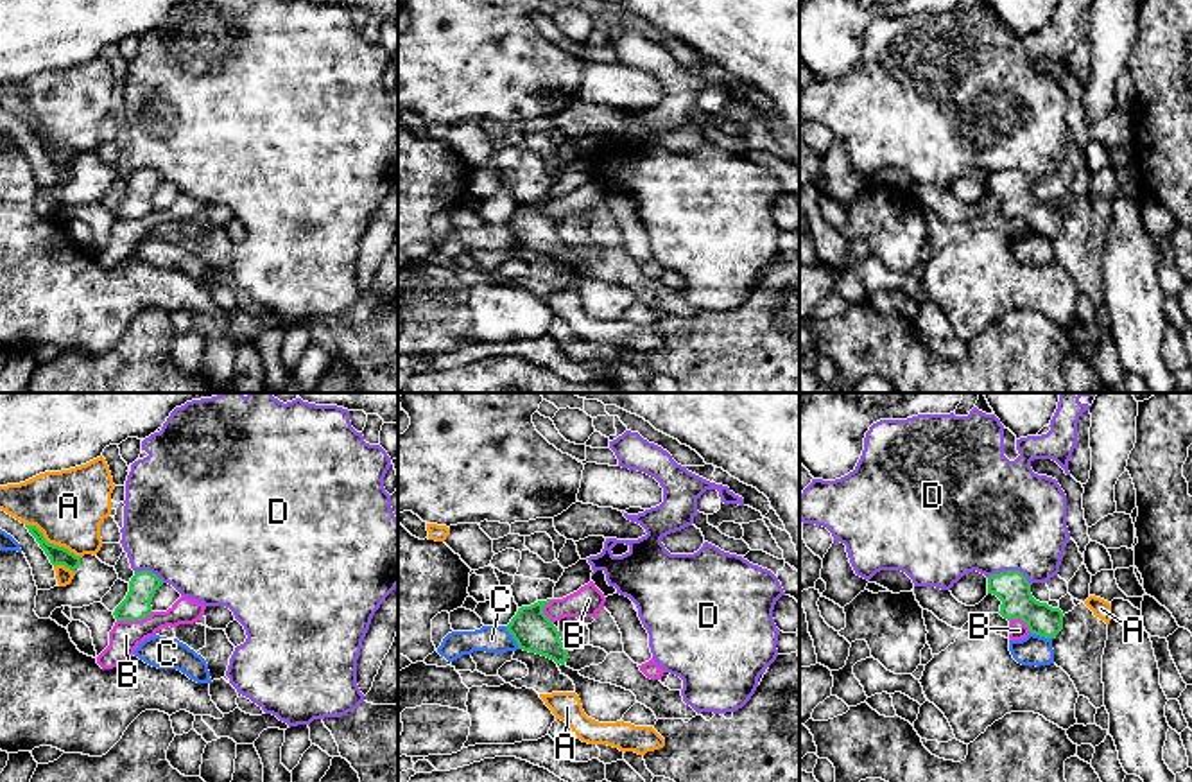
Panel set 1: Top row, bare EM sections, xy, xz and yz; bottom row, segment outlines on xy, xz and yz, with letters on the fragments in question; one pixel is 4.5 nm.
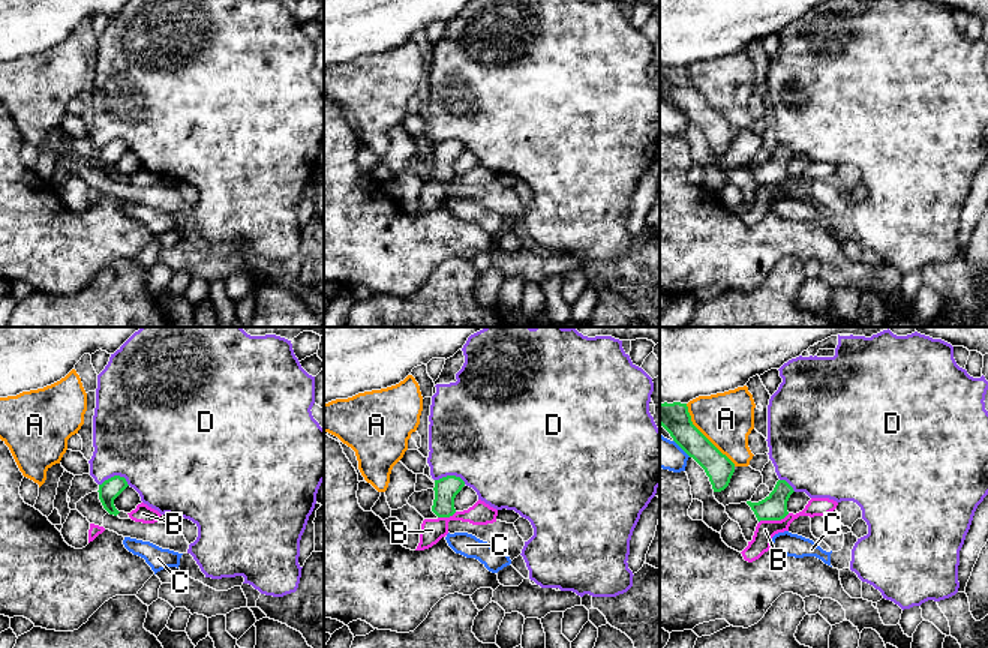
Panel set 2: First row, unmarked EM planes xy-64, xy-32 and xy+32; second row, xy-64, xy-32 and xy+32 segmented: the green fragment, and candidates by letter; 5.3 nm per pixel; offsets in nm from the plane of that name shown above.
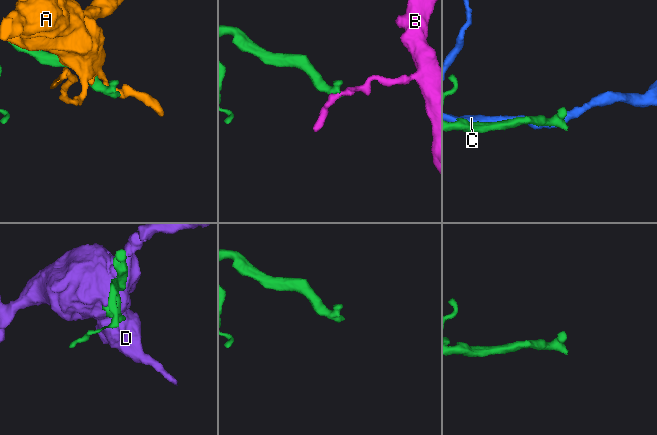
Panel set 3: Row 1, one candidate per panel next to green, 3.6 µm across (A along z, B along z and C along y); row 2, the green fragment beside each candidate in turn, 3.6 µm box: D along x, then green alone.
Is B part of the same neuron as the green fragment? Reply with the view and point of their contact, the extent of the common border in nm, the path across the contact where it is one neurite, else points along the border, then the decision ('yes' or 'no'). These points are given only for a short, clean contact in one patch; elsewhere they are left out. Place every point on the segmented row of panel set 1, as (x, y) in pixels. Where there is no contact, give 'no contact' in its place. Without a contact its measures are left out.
contact xy (135, 619); length 170 nm; border xy (153, 612), (140, 619), (117, 621); no

